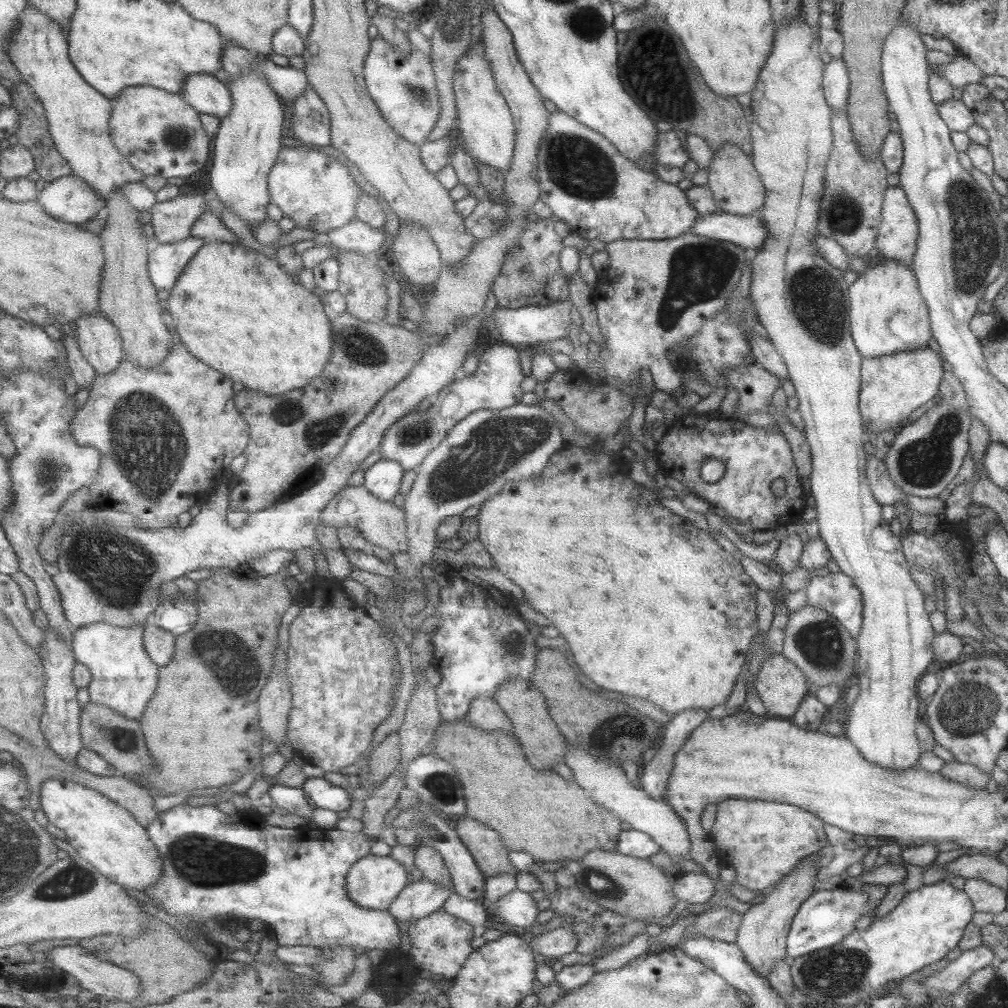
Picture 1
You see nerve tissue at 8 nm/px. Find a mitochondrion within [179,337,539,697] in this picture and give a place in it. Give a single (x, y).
(225, 654)

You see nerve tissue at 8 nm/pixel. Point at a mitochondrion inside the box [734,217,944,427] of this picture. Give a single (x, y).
(813, 291)

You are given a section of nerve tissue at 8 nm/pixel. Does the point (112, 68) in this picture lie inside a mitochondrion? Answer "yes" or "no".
no

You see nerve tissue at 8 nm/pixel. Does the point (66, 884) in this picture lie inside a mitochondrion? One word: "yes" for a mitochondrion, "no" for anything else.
yes

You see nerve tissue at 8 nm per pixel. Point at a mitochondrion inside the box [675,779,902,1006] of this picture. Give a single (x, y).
(837, 974)

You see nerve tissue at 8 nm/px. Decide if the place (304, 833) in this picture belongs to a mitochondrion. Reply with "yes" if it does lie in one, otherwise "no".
no

